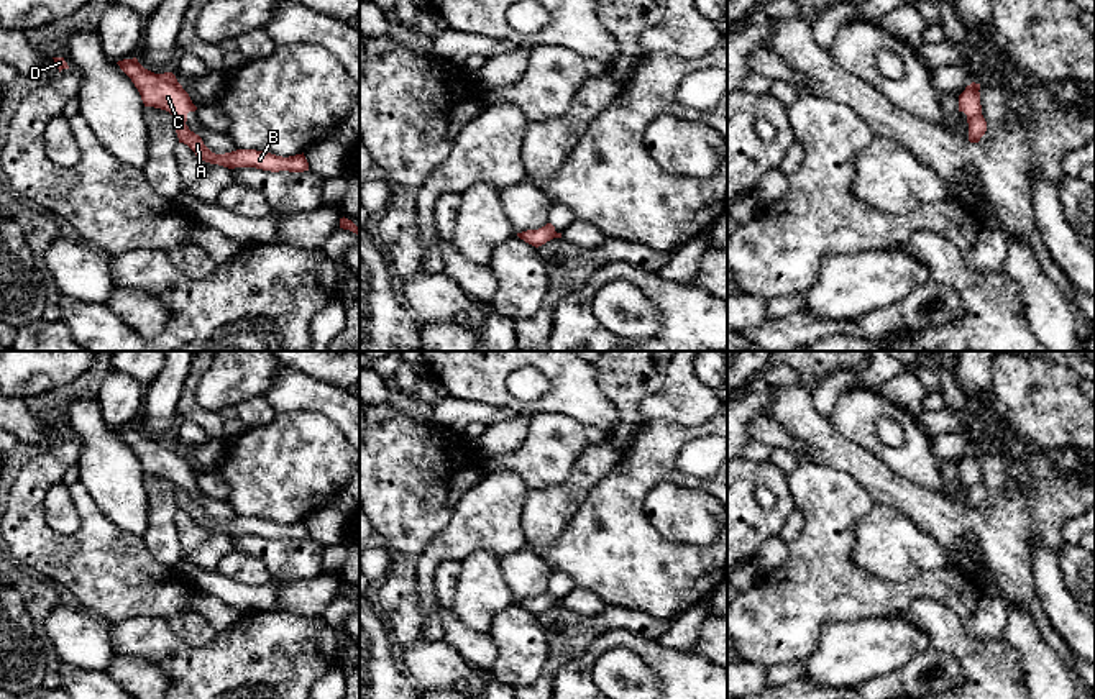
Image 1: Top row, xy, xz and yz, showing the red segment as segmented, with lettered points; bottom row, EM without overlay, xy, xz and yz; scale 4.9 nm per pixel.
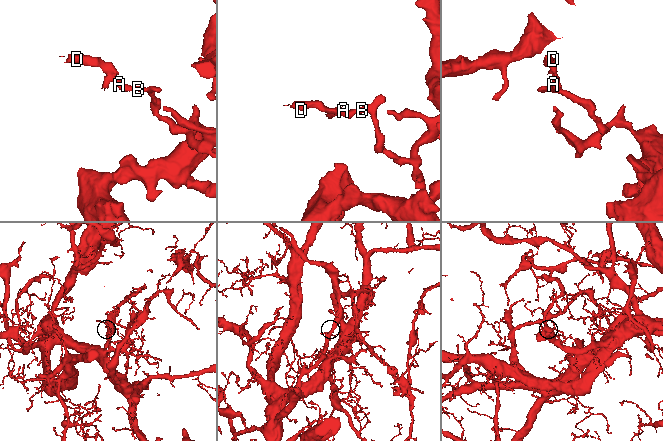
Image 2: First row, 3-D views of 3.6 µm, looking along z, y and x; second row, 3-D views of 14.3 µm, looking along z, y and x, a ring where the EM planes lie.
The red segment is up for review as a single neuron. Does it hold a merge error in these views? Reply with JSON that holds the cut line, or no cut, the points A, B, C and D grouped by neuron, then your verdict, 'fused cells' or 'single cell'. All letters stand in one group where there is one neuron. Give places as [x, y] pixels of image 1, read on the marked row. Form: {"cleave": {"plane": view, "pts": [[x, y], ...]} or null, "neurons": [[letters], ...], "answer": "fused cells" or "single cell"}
{"cleave": {"plane": "yz", "pts": [[980, 114], [967, 122]]}, "neurons": [["A", "B"], ["C", "D"]], "answer": "fused cells"}

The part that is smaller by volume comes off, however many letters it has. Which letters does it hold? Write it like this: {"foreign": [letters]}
{"foreign": ["C", "D"]}

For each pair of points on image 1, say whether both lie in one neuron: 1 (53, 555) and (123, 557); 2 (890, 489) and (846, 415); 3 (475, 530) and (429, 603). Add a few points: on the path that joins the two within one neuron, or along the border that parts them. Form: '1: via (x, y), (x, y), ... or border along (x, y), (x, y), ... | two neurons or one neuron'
1: via (71, 557), (105, 557) | one neuron
2: border along (836, 429), (898, 475) | two neurons
3: via (453, 542), (427, 565), (427, 581) | one neuron

